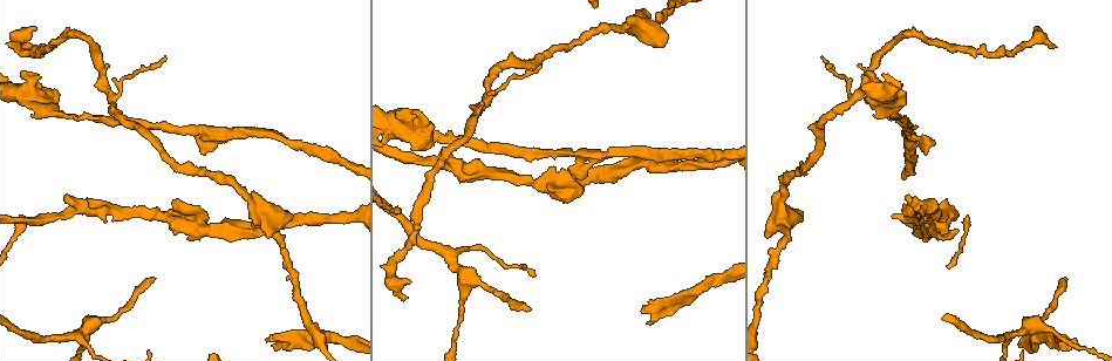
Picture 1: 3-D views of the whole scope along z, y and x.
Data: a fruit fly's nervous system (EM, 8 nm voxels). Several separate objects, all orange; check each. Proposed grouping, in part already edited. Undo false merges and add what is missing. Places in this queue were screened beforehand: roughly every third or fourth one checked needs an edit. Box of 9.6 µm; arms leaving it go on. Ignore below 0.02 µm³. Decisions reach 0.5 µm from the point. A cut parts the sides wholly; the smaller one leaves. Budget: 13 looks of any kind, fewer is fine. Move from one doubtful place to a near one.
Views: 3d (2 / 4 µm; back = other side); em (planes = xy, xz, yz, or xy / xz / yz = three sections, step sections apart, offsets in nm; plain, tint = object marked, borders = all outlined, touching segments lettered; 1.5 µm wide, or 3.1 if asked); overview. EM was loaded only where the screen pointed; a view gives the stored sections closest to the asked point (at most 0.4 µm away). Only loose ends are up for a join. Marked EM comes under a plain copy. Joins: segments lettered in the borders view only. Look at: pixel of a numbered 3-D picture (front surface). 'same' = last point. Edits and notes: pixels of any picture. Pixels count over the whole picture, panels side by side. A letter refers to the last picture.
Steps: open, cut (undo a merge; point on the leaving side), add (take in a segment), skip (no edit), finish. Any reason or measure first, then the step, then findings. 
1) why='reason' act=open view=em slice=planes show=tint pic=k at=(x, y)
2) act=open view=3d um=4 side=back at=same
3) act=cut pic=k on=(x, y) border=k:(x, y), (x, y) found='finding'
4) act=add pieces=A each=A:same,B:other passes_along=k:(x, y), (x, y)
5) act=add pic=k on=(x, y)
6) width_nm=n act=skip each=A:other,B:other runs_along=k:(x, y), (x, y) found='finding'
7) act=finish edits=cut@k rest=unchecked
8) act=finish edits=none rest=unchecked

why='branch stops here' act=open view=3d um=4 pic=1 at=(959, 231)

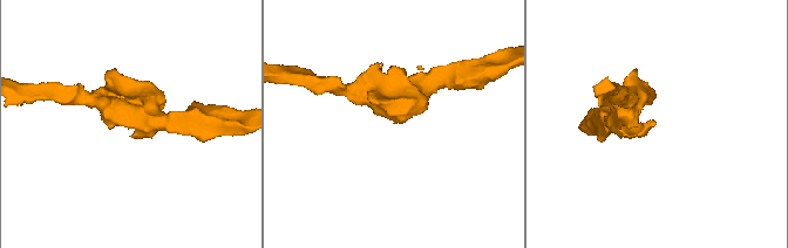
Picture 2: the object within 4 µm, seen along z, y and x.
why='shape alone is not enough' act=open view=em slice=xz step=4 show=tint pic=2 at=(655, 123)

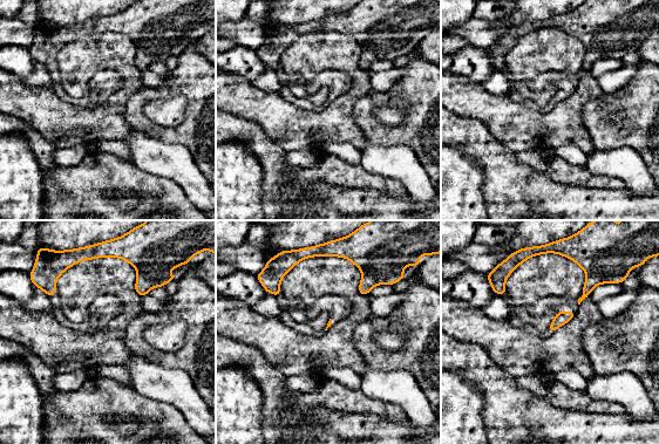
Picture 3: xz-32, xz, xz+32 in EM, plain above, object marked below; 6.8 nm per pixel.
why='another direction' act=open view=em slice=yz step=4 show=borders at=same

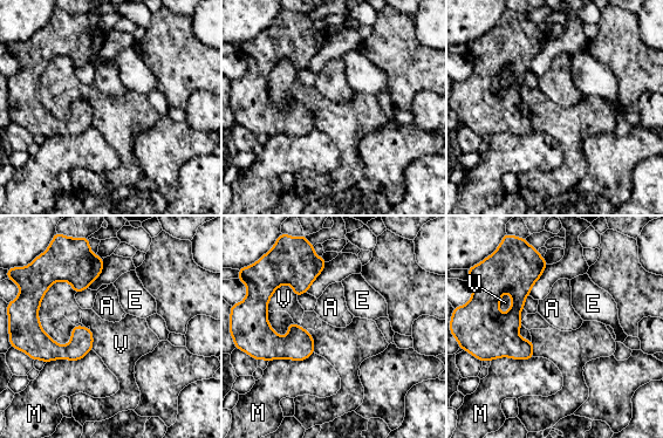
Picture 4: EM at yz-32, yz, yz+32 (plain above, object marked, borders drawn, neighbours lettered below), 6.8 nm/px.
act=skip each=A:other,E:other,M:other,V:other border=4:(68, 281), (50, 286), (39, 319) found='no lettered segment goes on from it'

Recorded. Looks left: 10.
why='thin end' act=open view=em slice=planes show=borders pic=1 at=(529, 308)

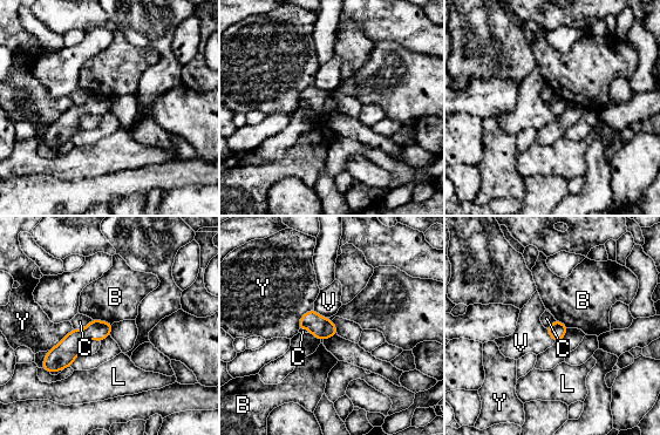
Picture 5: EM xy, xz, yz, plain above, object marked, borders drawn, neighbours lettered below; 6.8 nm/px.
width_nm=120 act=skip each=B:other,C:other,L:other,V:other,Y:other found='no lettered segment goes on from it'

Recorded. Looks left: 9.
why='branch stops here' act=open view=em slice=xy step=4 show=borders pic=1 at=(642, 310)

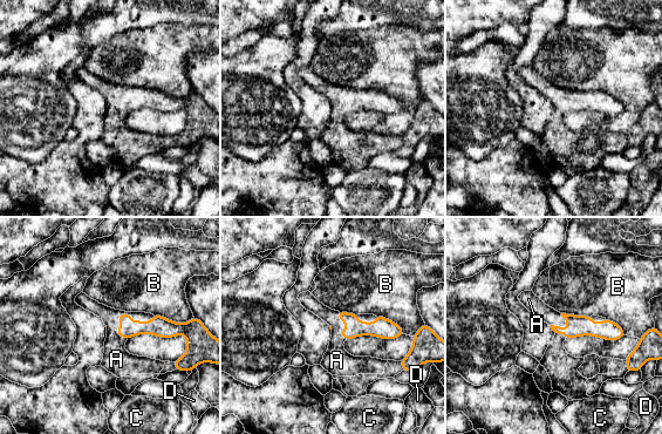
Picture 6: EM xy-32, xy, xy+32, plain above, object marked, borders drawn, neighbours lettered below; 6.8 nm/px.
longest_contact=A:300nm act=add pieces=A each=A:same,B:other,C:other,D:other found='the cell continues'

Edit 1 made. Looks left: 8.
why='calibre changes' act=open view=em slice=planes show=borders pic=1 at=(441, 136)

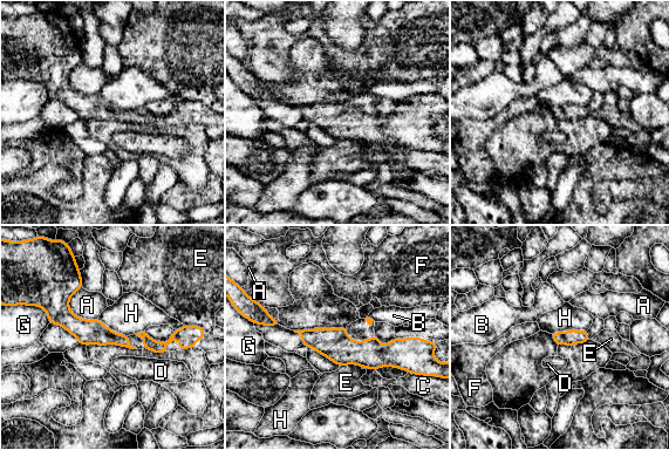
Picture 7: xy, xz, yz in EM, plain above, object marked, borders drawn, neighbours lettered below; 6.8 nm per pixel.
width_nm=100 act=skip each=A:other,B:other,C:other,D:other,E:other,F:other,G:other,H:other runs_along=7:(302, 333), (352, 353), (408, 343) found='one cell here'

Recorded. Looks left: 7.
why='calibre changes' act=open view=3d um=2 side=back pic=1 at=(457, 253)

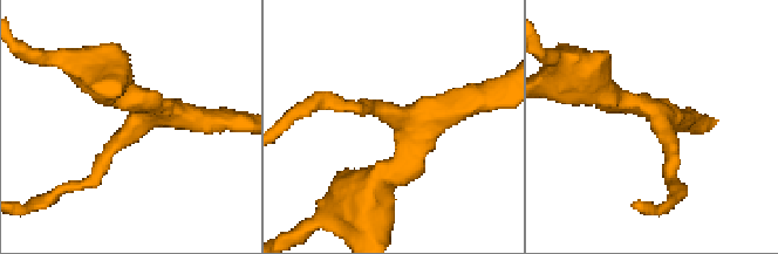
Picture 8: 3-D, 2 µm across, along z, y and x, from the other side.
arms=3 act=open view=em slice=yz step=8 show=borders pic=8 at=(397, 115)

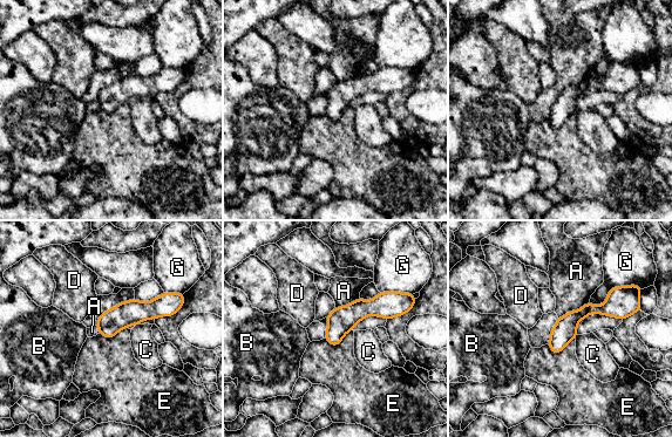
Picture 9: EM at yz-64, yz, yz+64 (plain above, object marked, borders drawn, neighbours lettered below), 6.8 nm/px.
act=skip each=A:other,B:other,C:other,D:other,E:other,G:other runs_along=9:(626, 308), (586, 309), (551, 343) found='one cell here'

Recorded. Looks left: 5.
act=finish edits=add@6 rest=unchecked

